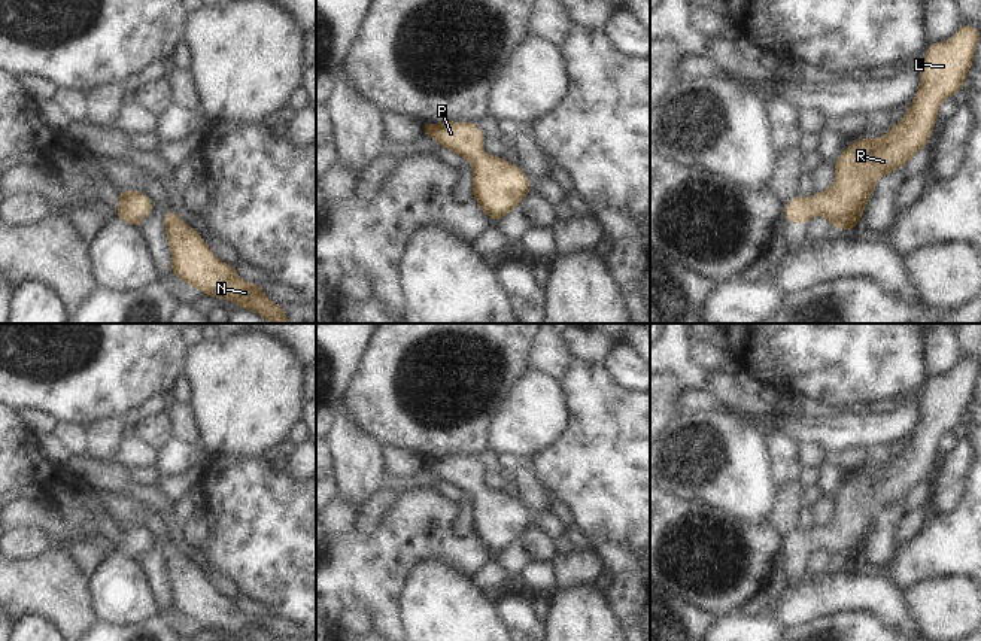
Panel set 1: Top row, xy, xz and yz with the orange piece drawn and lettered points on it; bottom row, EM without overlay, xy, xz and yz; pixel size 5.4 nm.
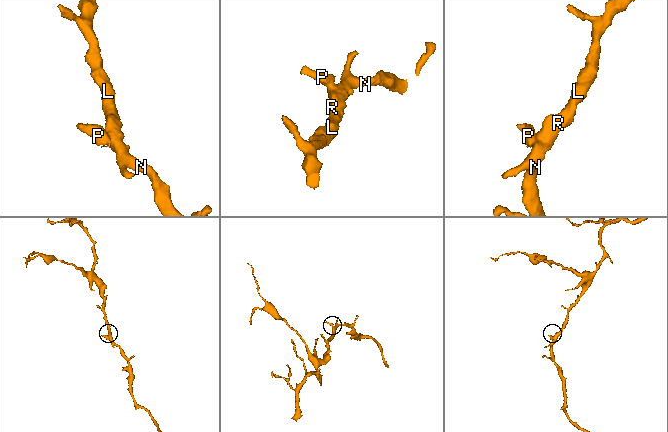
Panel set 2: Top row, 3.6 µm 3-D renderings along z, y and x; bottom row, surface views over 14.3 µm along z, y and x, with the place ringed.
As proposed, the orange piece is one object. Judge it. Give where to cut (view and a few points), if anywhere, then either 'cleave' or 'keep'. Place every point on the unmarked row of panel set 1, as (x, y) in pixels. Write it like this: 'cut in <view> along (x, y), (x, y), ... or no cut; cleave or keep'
no cut; keep

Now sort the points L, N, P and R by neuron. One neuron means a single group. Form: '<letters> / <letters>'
L N P R

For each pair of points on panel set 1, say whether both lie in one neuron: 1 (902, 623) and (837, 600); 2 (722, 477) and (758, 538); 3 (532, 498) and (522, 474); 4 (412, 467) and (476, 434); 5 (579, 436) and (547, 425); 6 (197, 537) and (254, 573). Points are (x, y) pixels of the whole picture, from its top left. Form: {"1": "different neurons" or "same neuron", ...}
{"1": "same neuron", "2": "different neurons", "3": "same neuron", "4": "different neurons", "5": "different neurons", "6": "different neurons"}

